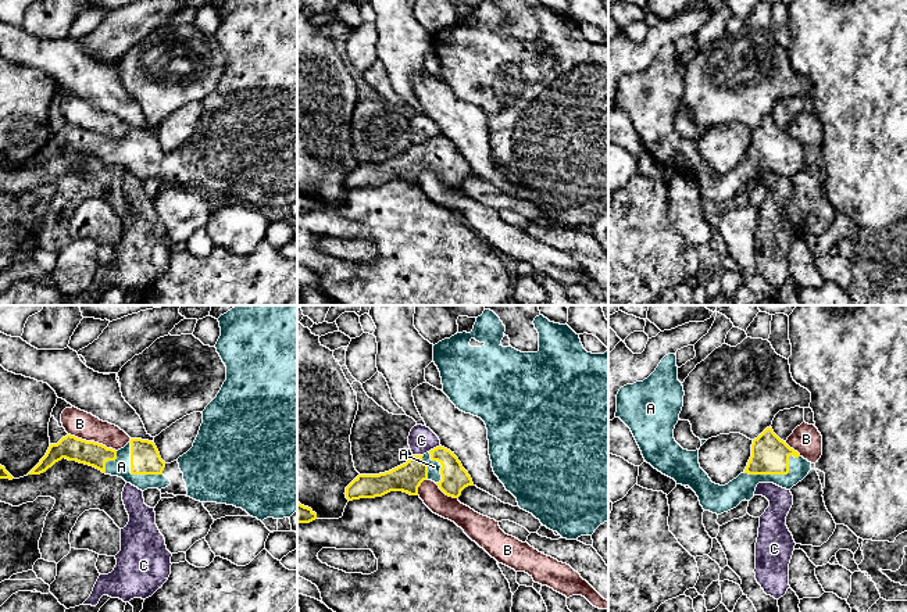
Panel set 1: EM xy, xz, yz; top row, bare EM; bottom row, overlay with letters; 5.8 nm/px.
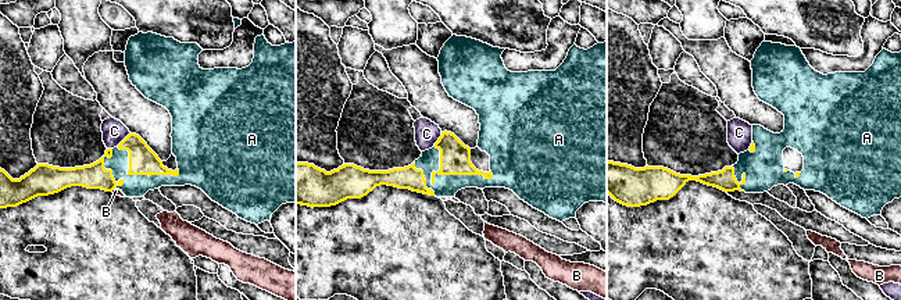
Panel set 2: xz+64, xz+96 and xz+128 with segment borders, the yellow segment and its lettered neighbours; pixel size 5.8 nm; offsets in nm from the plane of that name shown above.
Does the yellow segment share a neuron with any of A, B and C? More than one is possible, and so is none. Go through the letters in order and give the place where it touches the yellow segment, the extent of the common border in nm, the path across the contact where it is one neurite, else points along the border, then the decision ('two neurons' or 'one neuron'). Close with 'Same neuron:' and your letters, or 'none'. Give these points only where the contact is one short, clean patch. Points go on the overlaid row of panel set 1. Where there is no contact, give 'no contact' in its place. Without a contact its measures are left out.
A: contact yz (778, 473); length 340 nm; one neuron
B: contact xy (92, 442); length 300 nm; two neurons
C: contact xz (434, 448); length 80 nm; border xz (439, 444), (428, 451); two neurons
Same neuron: A

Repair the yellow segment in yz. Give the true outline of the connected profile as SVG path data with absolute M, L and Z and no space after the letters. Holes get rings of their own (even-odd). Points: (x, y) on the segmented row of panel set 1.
M668 354L647 379L619 389L615 418L619 418L631 429L644 461L674 479L676 484L689 486L699 497L704 511L721 515L736 508L744 500L750 501L758 483L774 483L790 490L811 470L811 462L781 440L772 427L767 427L753 440L751 457L744 472L725 486L713 483L700 468L699 450L683 450L674 439L674 429L683 407L683 396L683 386L678 380L676 355Z

